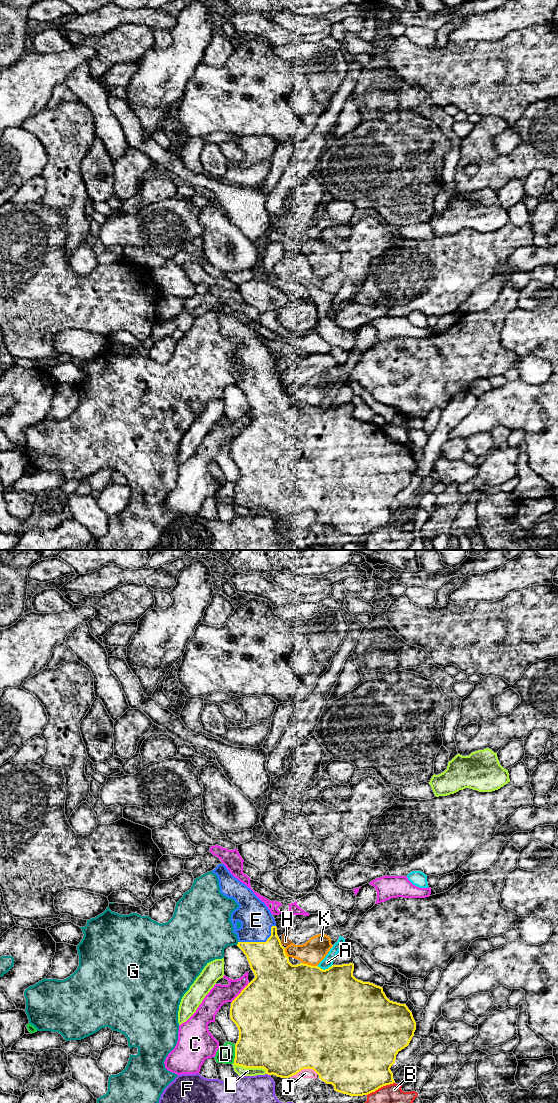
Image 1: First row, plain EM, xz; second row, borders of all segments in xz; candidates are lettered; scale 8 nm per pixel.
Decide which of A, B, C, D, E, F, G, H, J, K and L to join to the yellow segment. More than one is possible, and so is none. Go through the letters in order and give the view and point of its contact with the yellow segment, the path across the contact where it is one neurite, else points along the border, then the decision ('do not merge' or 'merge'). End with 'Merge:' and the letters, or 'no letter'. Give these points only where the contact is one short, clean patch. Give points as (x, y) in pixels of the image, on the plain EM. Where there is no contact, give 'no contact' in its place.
A: meets yellow in xz at (325, 409); do not merge
B: meets yellow in xz at (380, 527); border along xz (394, 522), (383, 525), (366, 535); do not merge
C: meets yellow in xz at (241, 432); do not merge
D: meets yellow in xz at (235, 494); do not merge
E: meets yellow in xz at (261, 382); runs through xz (268, 401), (261, 382), (256, 360); merge
F: meets yellow in xz at (268, 514); border along xz (266, 513), (269, 515); do not merge
G: meets yellow in xz at (238, 383); do not merge
H: meets yellow in xz at (280, 383); do not merge
J: meets yellow in xz at (304, 508); do not merge
K: meets yellow in xz at (310, 405); do not merge
L: meets yellow in xz at (251, 507); border along xz (233, 503), (245, 507), (262, 507), (266, 513); do not merge
Merge: E

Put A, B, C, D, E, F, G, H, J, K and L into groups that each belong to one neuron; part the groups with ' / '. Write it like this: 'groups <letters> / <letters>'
groups A / B / C / D / E / F / G / H J / K / L

